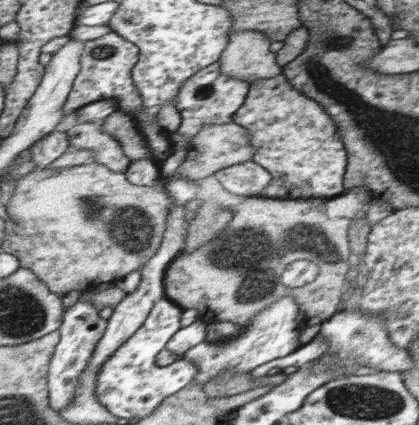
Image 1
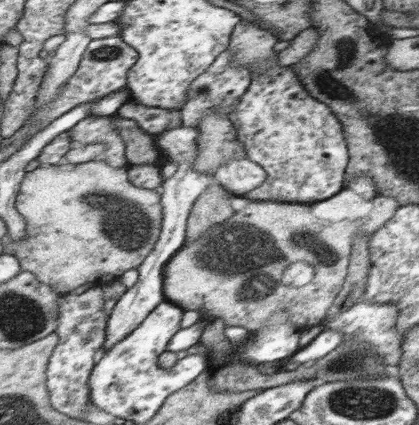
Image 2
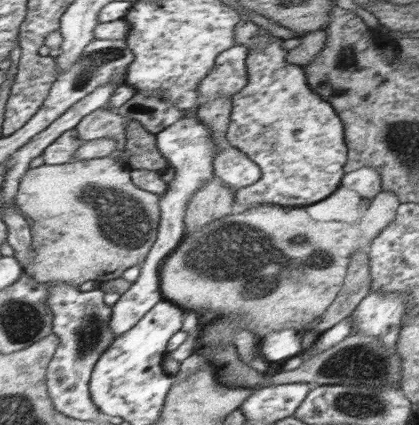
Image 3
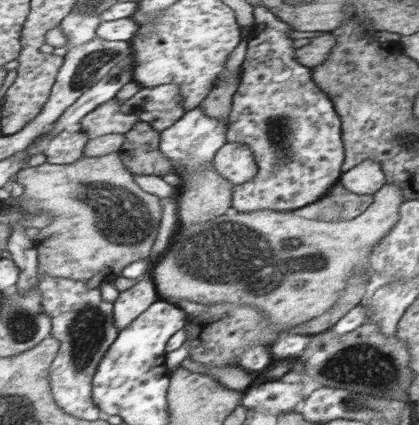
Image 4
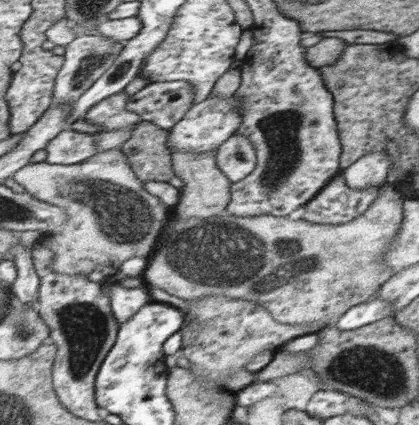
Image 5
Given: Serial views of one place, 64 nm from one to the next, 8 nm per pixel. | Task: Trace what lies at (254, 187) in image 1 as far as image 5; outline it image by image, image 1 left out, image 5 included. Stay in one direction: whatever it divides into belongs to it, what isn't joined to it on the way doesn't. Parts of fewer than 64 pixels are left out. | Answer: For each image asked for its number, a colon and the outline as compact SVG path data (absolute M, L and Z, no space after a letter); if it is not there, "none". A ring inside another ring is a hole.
2: M229 158L225 164L221 164L213 172L213 178L219 182L221 188L231 190L233 196L237 198L237 196L261 186L267 178L267 172L253 160L247 160L247 158L231 160Z
3: M237 148L221 150L213 160L213 176L223 184L233 186L235 190L255 184L261 178L261 168Z
4: M225 142L213 156L211 166L217 174L227 178L233 186L249 182L257 174L257 160L255 154L245 144L239 142Z
5: M235 132L217 148L215 160L217 160L217 168L233 184L245 180L255 170L257 154L255 154L255 146L251 146L251 142L245 136L241 136L241 132Z

